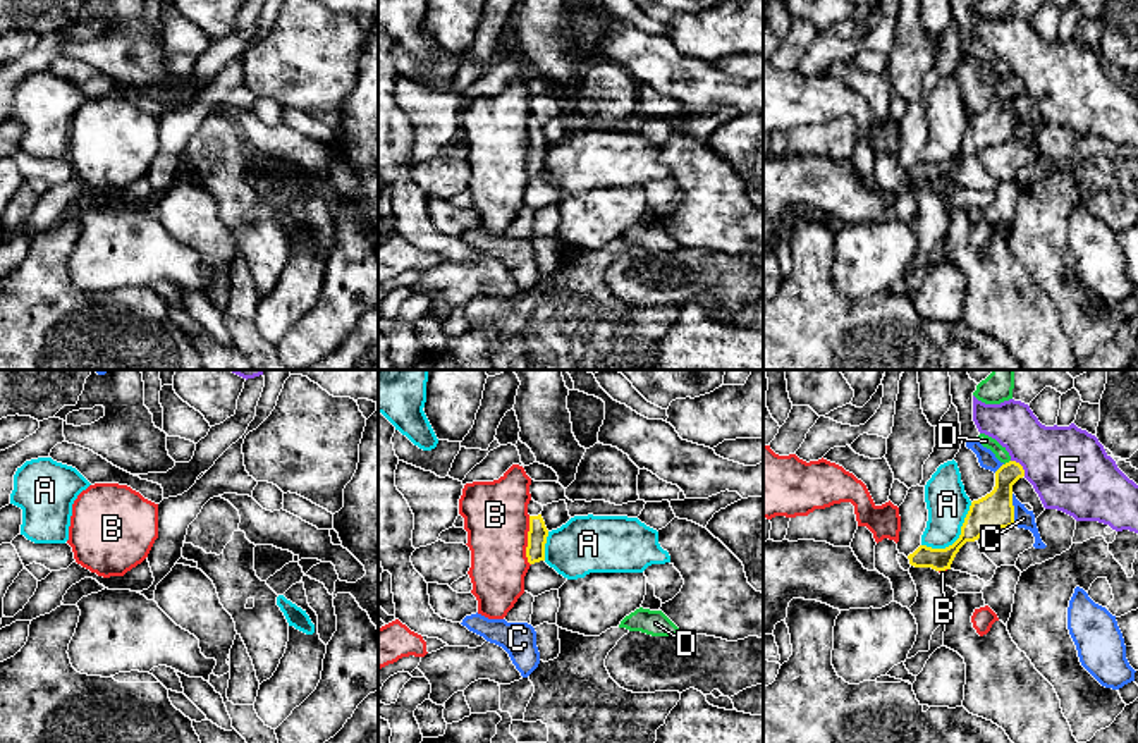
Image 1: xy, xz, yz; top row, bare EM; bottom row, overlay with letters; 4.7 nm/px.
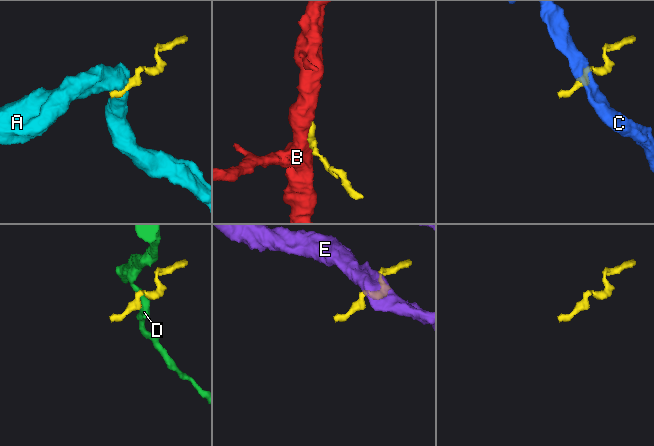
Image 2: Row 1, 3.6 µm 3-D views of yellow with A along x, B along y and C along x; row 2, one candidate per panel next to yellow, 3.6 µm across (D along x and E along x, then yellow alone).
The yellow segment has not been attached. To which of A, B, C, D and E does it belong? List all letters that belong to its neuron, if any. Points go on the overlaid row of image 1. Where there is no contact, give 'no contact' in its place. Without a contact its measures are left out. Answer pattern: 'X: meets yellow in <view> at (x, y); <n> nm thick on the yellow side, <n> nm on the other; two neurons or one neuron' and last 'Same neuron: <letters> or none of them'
A: meets yellow in yz at (958, 539); 170 nm thick on the yellow side, 200 nm on the other; two neurons
B: meets yellow in xz at (528, 540); 100 nm thick on the yellow side, 300 nm on the other; two neurons
C: meets yellow in yz at (1013, 509); 170 nm thick on the yellow side, 90 nm on the other; two neurons
D: meets yellow in yz at (1006, 463); 170 nm thick on the yellow side, 60 nm on the other; two neurons
E: meets yellow in yz at (1021, 466); 170 nm thick on the yellow side, 380 nm on the other; two neurons
Same neuron: none of them

